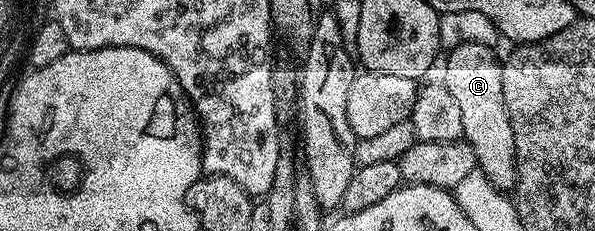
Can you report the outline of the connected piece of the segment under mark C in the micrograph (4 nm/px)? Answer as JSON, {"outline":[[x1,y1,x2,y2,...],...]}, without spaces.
{"outline":[[464,41,452,49,444,65,442,83,454,95,462,111,463,140,474,147,476,164,494,183,494,187,505,191,516,188,516,152,514,131,510,127,510,115,502,99,502,61,492,54,488,45,476,41]]}

